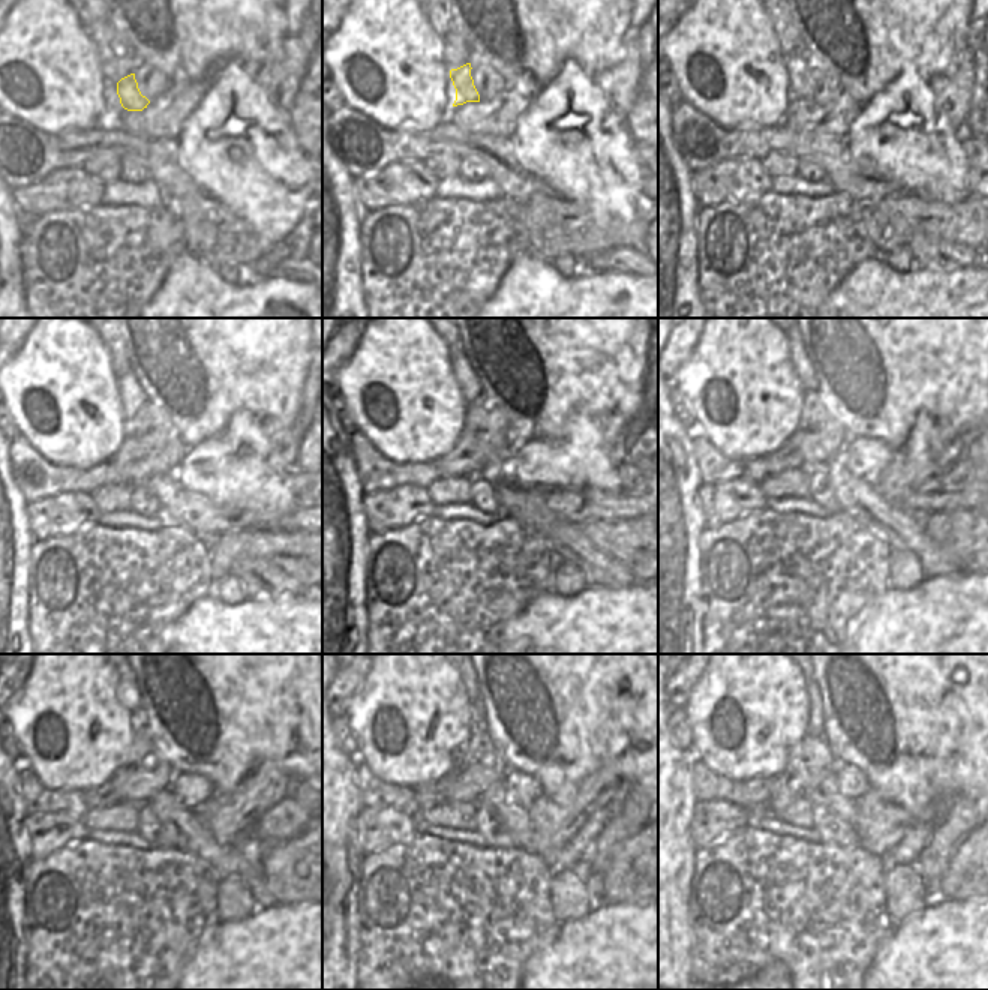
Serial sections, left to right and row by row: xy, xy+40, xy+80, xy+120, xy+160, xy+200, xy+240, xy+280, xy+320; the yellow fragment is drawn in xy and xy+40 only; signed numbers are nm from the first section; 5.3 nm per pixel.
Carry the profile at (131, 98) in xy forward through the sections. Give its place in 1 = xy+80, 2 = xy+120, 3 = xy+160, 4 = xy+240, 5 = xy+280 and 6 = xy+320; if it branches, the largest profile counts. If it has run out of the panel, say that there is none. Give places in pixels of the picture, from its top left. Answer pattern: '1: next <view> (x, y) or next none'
1: next xy+80 (798, 68)
2: next xy+120 (132, 396)
3: next xy+160 (465, 377)
4: next xy+240 (128, 695)
5: next xy+280 (470, 684)
6: next xy+320 (808, 690)

